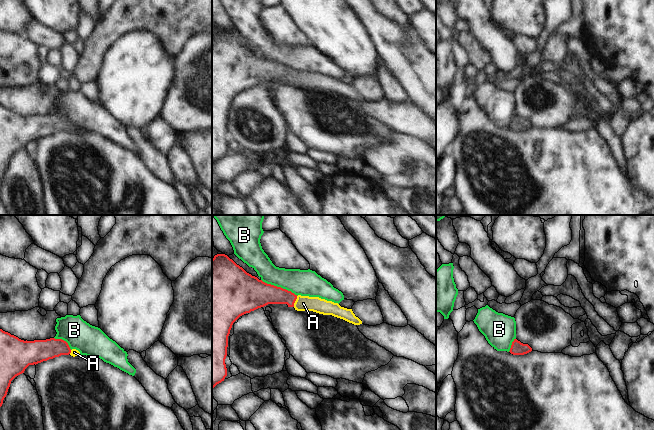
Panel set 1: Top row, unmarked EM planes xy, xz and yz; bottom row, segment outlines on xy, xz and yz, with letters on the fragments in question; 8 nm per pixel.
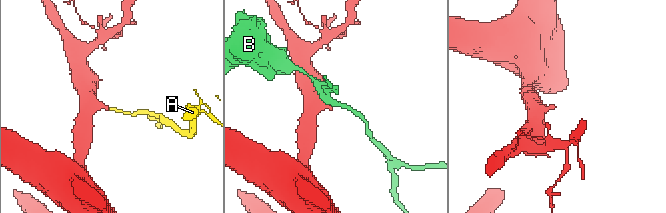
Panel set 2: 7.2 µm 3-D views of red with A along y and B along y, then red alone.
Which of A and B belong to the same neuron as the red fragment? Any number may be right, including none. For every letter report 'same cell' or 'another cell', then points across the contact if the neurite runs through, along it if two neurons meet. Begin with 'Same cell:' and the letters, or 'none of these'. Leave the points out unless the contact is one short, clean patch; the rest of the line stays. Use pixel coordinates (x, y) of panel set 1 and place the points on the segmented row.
Same cell: A
A: same cell; runs through xz (265, 294), (279, 295), (295, 300), (303, 303)
B: another cell; border along xz (261, 279), (267, 283), (290, 290), (297, 295)

